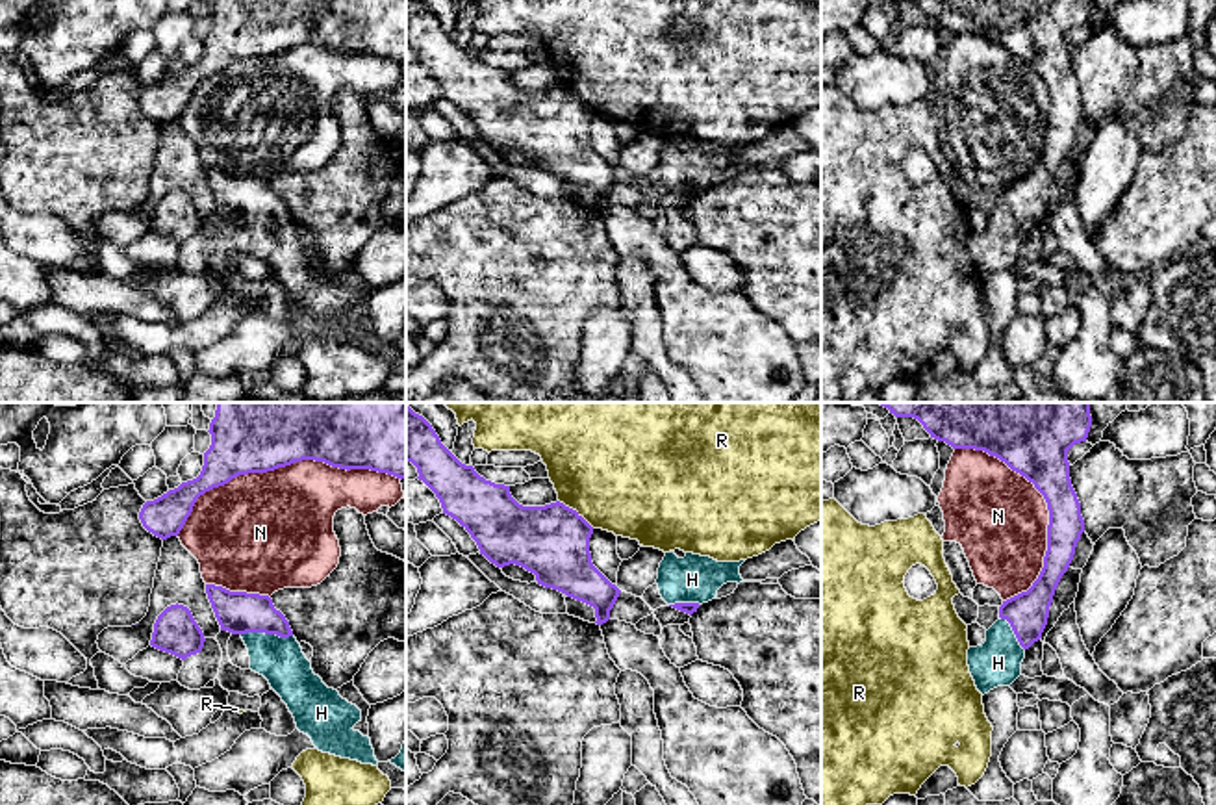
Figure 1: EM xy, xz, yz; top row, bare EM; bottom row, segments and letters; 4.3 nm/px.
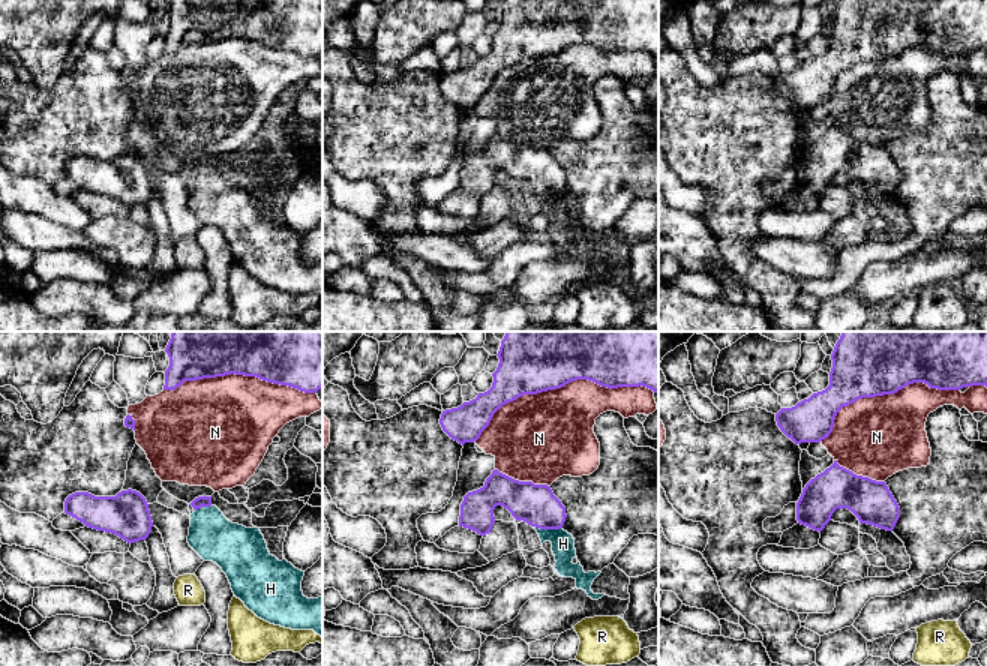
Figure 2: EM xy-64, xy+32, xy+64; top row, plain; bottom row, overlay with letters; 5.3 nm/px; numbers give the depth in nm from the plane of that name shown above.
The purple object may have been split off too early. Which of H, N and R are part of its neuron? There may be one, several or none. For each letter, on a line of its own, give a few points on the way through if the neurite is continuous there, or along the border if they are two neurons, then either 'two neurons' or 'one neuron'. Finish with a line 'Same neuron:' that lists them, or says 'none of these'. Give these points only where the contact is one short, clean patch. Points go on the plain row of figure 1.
H: across xy (240, 197), (249, 199), (267, 217), (271, 232), (280, 245) | one neuron
N: two neurons
R: two neurons
Same neuron: H

